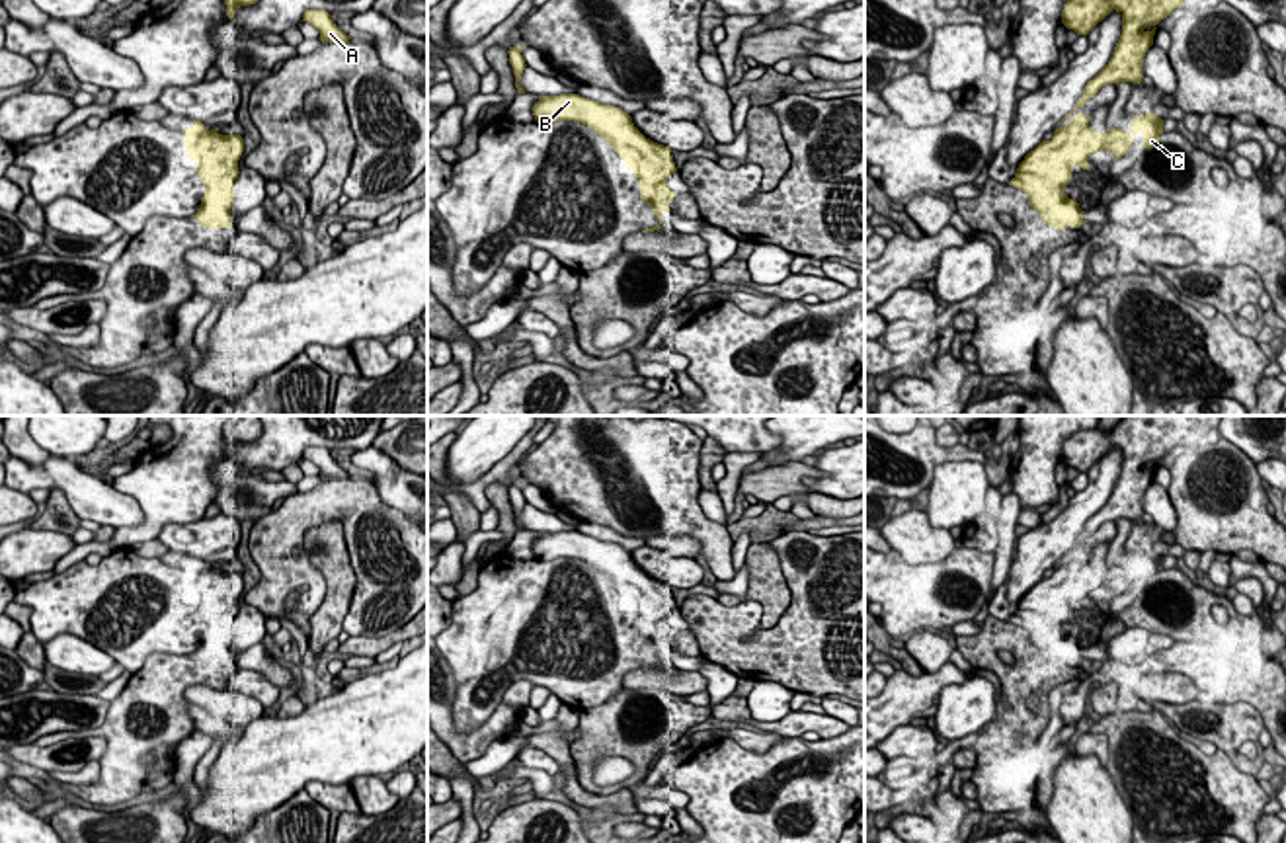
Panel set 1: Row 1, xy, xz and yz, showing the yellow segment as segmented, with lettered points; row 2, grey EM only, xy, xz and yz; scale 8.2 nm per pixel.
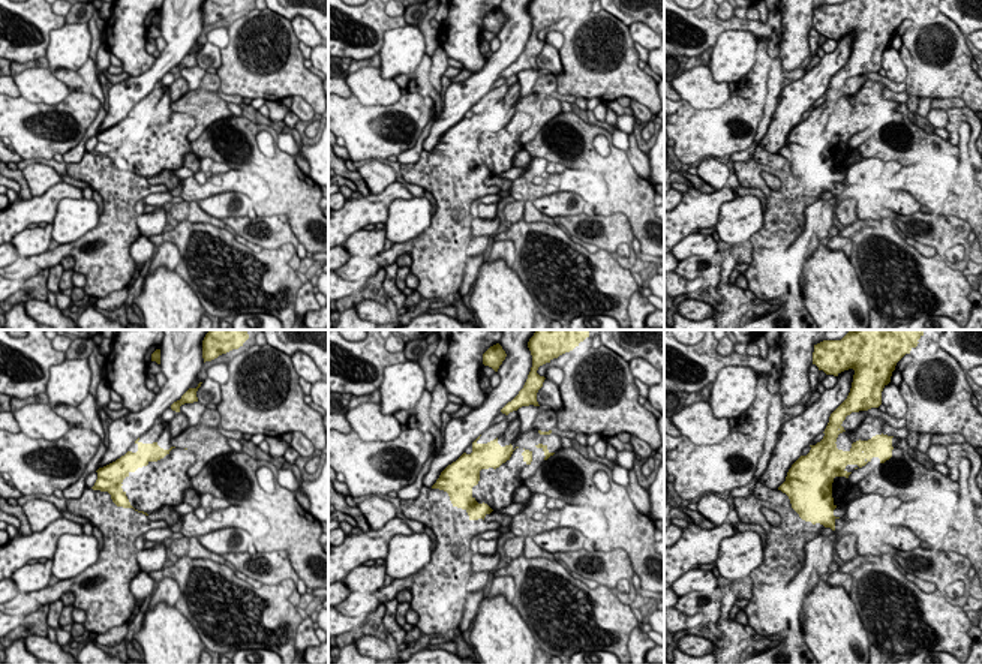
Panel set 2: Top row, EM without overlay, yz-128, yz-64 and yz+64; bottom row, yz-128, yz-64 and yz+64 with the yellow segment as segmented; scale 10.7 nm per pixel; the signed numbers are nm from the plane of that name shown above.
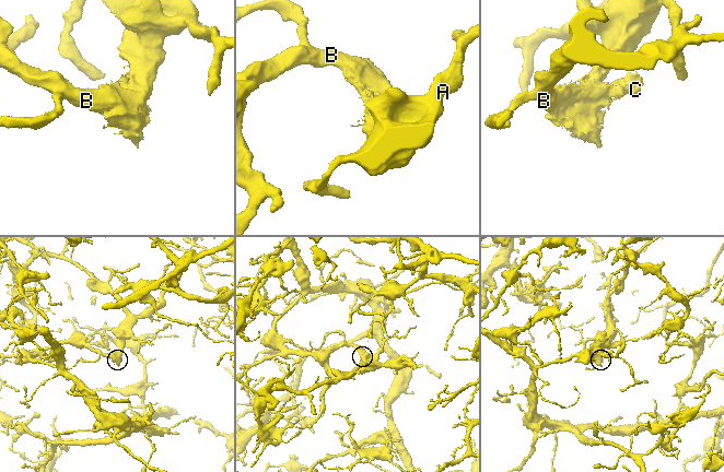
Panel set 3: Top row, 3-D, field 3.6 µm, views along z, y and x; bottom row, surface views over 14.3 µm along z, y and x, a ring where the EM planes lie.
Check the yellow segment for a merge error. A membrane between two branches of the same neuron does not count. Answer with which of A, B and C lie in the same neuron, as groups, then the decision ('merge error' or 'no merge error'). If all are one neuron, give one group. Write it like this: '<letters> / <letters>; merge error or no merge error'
A B C; no merge error

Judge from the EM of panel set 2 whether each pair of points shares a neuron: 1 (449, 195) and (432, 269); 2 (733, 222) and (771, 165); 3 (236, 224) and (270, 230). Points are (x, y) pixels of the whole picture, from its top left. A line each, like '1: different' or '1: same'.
1: same
2: different
3: same

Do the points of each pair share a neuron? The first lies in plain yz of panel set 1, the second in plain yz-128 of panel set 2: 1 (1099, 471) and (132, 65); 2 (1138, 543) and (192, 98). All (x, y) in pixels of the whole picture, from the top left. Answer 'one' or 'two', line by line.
1: two
2: two

